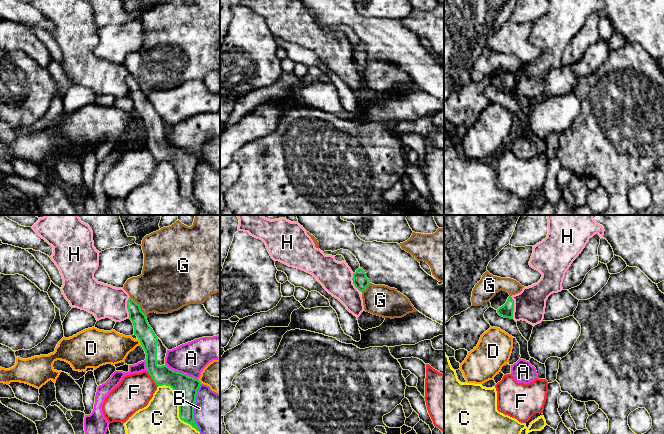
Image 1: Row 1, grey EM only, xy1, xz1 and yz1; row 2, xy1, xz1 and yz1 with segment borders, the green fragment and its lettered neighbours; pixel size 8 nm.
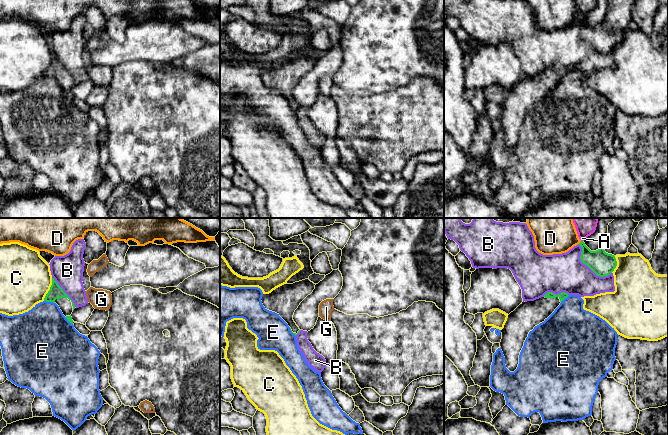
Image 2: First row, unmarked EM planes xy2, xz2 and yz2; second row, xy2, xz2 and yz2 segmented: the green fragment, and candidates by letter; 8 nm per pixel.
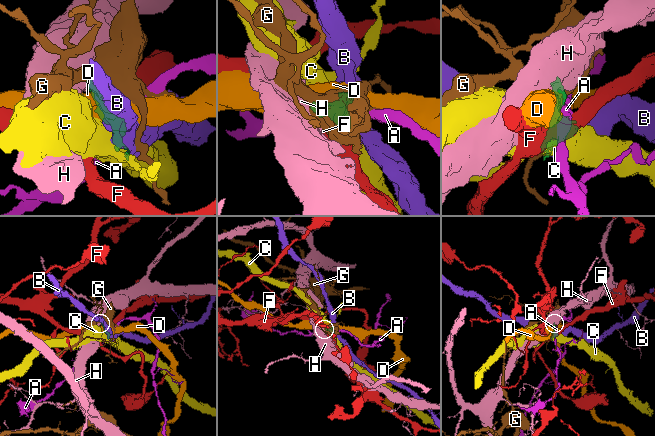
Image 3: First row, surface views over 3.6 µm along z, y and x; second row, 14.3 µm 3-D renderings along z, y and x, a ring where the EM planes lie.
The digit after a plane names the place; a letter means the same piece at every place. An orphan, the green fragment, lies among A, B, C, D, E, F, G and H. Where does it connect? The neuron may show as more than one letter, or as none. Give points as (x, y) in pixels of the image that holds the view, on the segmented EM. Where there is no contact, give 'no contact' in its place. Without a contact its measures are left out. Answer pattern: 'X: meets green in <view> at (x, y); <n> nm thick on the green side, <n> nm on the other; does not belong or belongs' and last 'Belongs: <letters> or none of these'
A: meets green in xy1 at (182, 373); 190 nm thick on the green side, 260 nm on the other; does not belong
B: meets green in yz2 at (588, 266); 190 nm thick on the green side, 320 nm on the other; does not belong
C: meets green in xy1 at (179, 406); 190 nm thick on the green side, 280 nm on the other; does not belong
D: meets green in xy1 at (140, 342); 140 nm thick on the green side, 280 nm on the other; does not belong
E: meets green in xy2 at (49, 301); 110 nm thick on the green side, 400 nm on the other; does not belong
F: meets green in xy1 at (152, 378); 160 nm thick on the green side, 280 nm on the other; does not belong
G: meets green in xy1 at (139, 306); 140 nm thick on the green side, 420 nm on the other; does not belong
H: meets green in yz1 at (513, 307); 110 nm thick on the green side, 260 nm on the other; does not belong
Belongs: none of these

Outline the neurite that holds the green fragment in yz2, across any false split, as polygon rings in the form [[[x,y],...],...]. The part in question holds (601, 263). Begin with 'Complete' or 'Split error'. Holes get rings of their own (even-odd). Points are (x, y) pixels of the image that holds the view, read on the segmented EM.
Split error. [[[632,218],[614,219],[608,225],[607,243],[604,247],[591,251],[583,241],[580,260],[587,265],[597,276],[605,277],[614,271],[617,266],[616,255],[625,255],[632,244],[632,235],[639,222]]]

